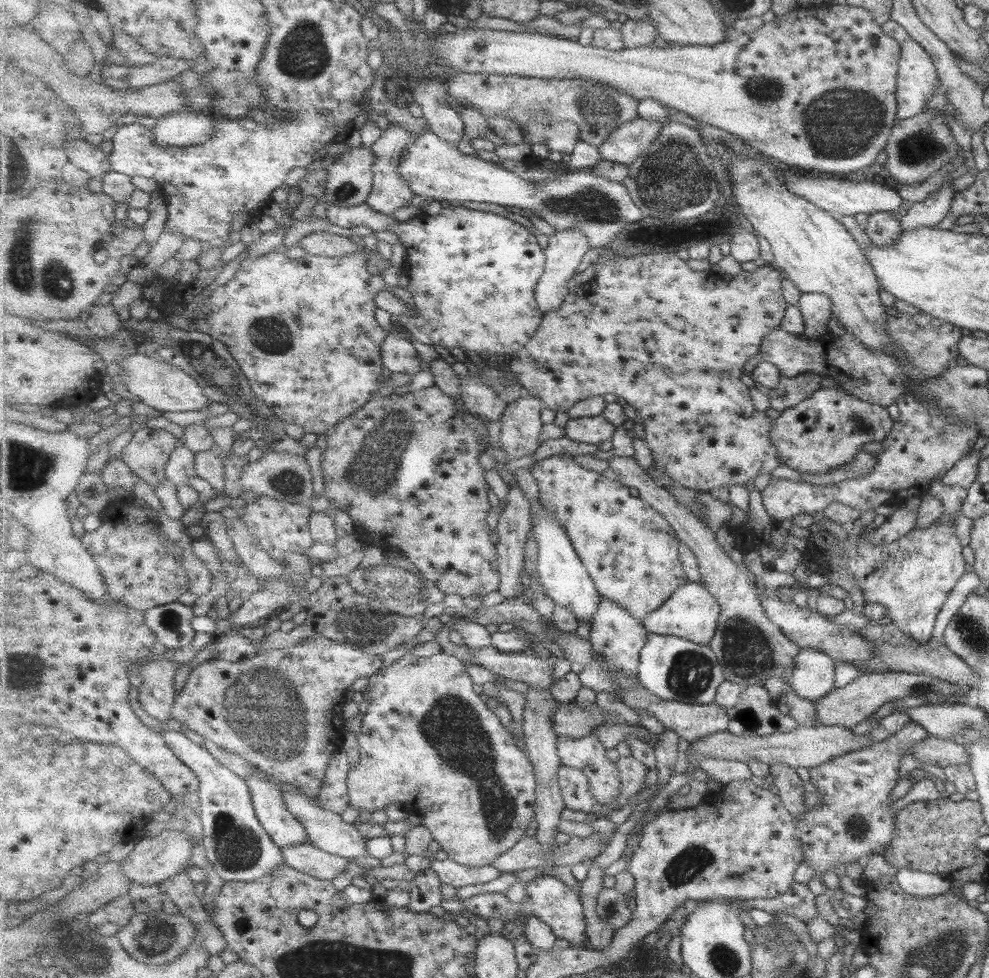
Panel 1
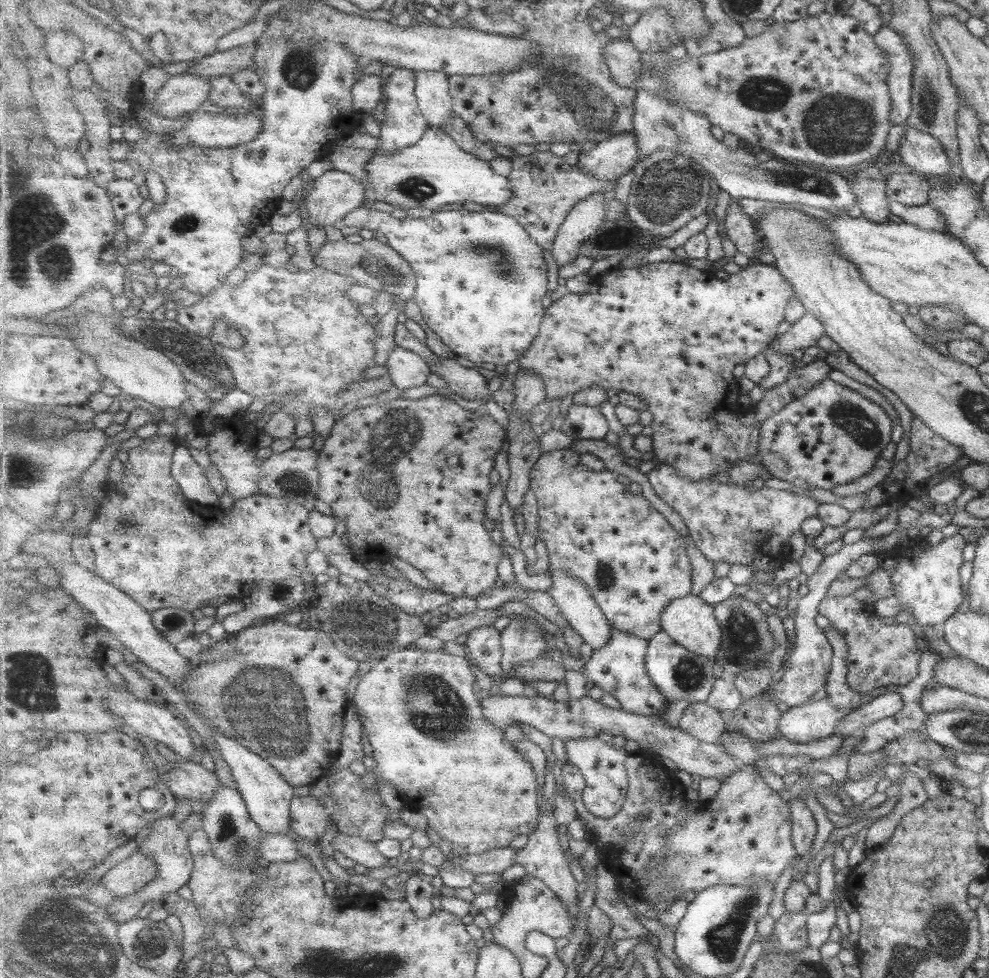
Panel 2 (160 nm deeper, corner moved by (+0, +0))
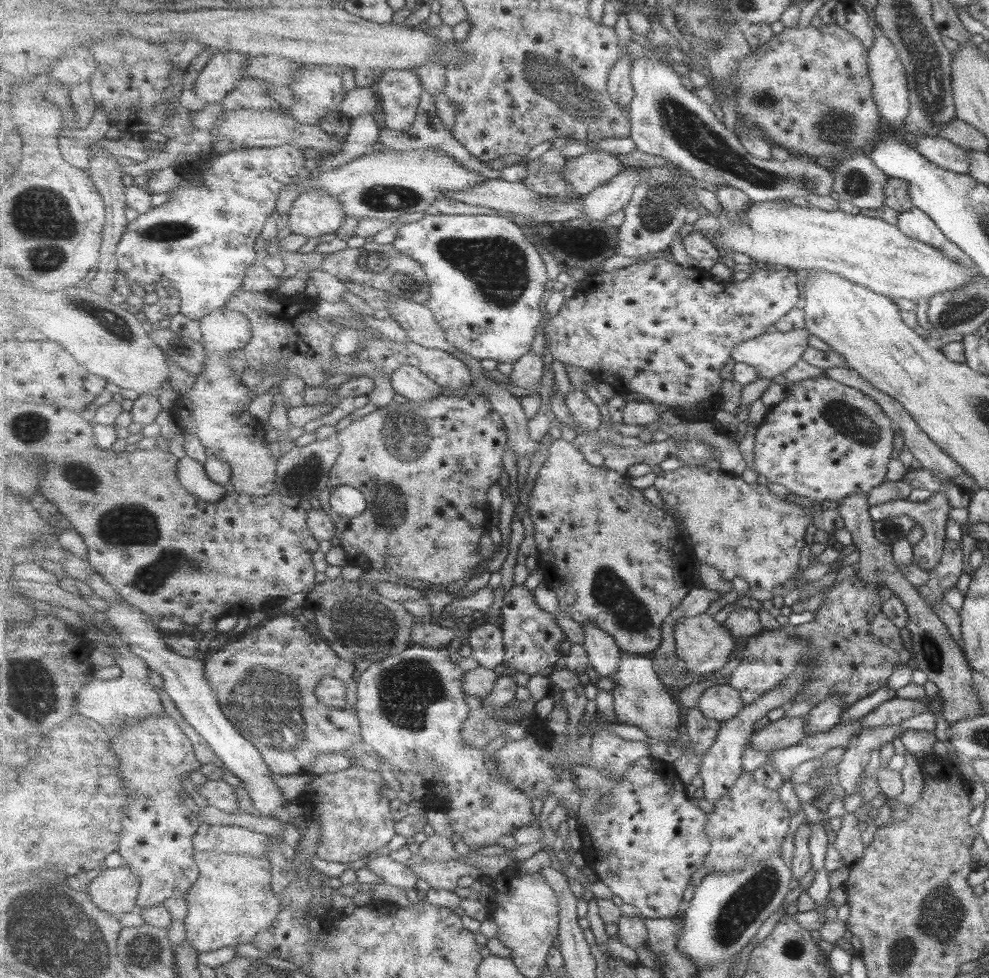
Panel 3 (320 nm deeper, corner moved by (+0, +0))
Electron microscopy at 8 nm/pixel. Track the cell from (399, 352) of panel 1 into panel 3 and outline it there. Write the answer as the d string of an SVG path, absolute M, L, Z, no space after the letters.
M404 364L392 374L393 389L413 403L425 403L442 395L443 388L416 366Z

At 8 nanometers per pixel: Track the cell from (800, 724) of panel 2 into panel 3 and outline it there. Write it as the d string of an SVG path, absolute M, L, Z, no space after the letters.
M806 715L803 717L789 718L783 716L777 721L771 721L765 729L756 731L751 736L750 746L757 751L775 752L778 749L785 749L799 744L802 738L807 735L804 728L807 727Z

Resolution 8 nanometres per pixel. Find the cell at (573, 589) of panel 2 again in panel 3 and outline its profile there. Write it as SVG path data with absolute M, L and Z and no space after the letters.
M592 620L583 625L586 651L592 668L600 675L609 677L620 670L622 649L617 641Z

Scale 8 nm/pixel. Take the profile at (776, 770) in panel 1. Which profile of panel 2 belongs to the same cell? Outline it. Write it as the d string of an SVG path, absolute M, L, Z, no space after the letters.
M787 798L789 812L792 812L792 841L798 858L811 850L811 842L815 836L816 825L811 812L802 799Z

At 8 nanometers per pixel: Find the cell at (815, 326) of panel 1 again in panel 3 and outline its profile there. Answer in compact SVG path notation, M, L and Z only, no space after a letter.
M805 328L765 333L737 345L732 358L736 363L745 362L754 366L760 378L775 378L787 372L801 358L808 347L808 335Z

